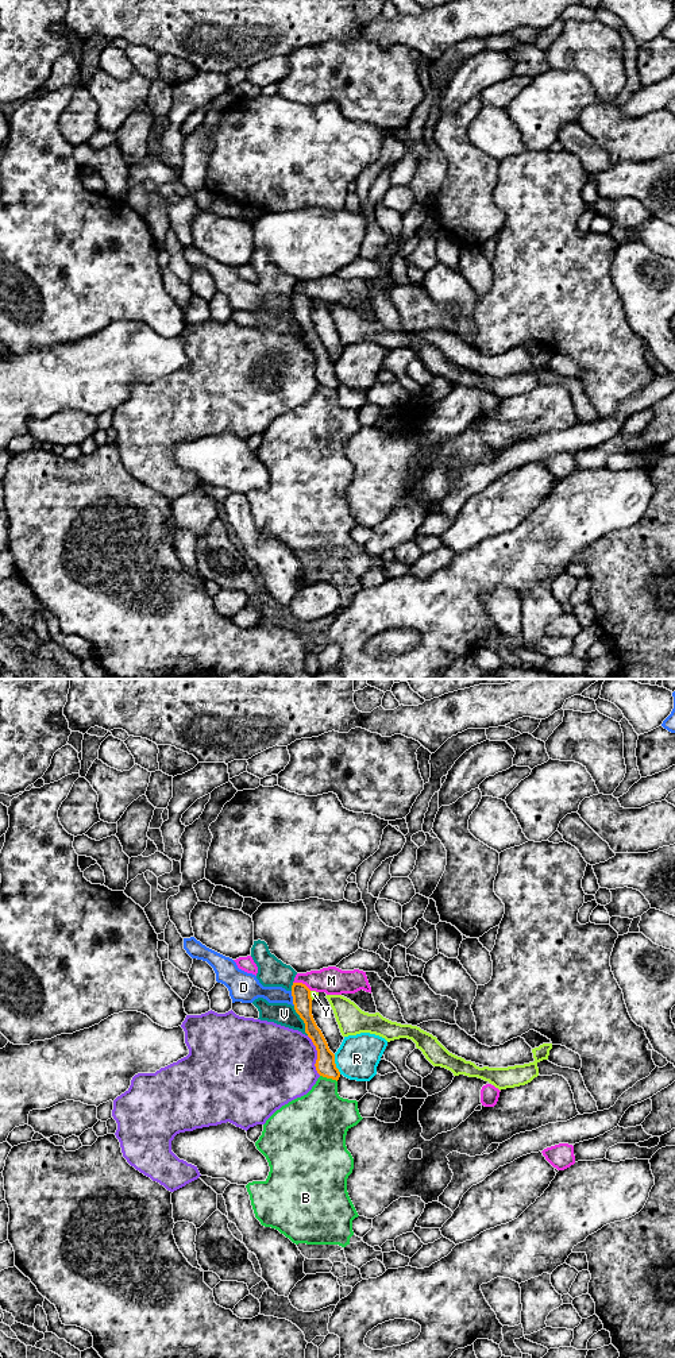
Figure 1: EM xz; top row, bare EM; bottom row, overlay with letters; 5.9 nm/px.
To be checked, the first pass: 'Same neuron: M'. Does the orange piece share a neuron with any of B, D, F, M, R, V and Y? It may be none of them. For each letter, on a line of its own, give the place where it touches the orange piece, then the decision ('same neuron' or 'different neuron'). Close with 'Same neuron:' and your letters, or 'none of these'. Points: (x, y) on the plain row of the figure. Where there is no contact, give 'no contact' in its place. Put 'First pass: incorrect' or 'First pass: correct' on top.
First pass: incorrect
B: xz (328, 386) | different neuron
D: xz (293, 307) | different neuron
F: xz (317, 365) | different neuron
M: xz (301, 292) | different neuron
R: xz (335, 373) | different neuron
V: xz (303, 328) | different neuron
Y: xz (309, 304) | different neuron
Same neuron: none of these

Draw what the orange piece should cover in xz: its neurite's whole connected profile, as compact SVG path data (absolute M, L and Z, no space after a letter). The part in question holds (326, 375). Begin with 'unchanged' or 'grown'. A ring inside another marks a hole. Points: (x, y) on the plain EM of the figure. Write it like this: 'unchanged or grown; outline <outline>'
unchanged; outline M293 292L292 305L294 319L305 332L305 342L316 355L317 369L315 375L317 382L338 390L340 381L335 373L335 363L329 359L328 352L312 324L310 298L302 292Z

